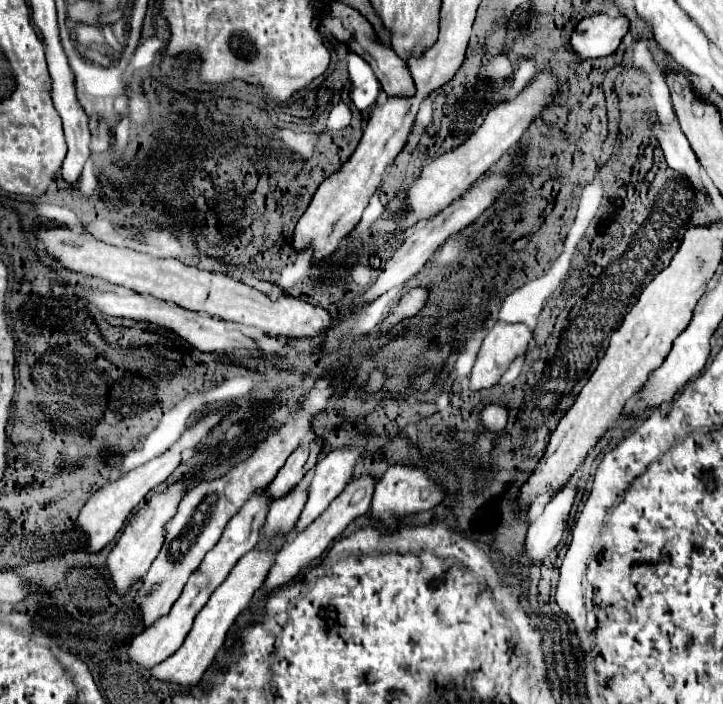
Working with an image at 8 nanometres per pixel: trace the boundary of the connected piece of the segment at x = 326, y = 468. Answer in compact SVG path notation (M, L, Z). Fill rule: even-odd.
M357 439L353 443L347 443L341 449L329 451L313 469L311 485L309 485L309 499L307 505L295 523L295 531L303 531L309 523L313 523L327 507L329 503L345 489L345 485L353 477L355 461L365 451L367 439Z

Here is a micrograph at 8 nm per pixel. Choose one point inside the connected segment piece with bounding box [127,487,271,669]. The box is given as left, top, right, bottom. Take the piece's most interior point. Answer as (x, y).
(155, 644)

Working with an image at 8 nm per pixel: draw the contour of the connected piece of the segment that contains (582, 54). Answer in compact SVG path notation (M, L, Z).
M591 15L575 27L569 45L579 59L605 57L619 47L627 29L629 21L623 15L617 19L609 15Z

